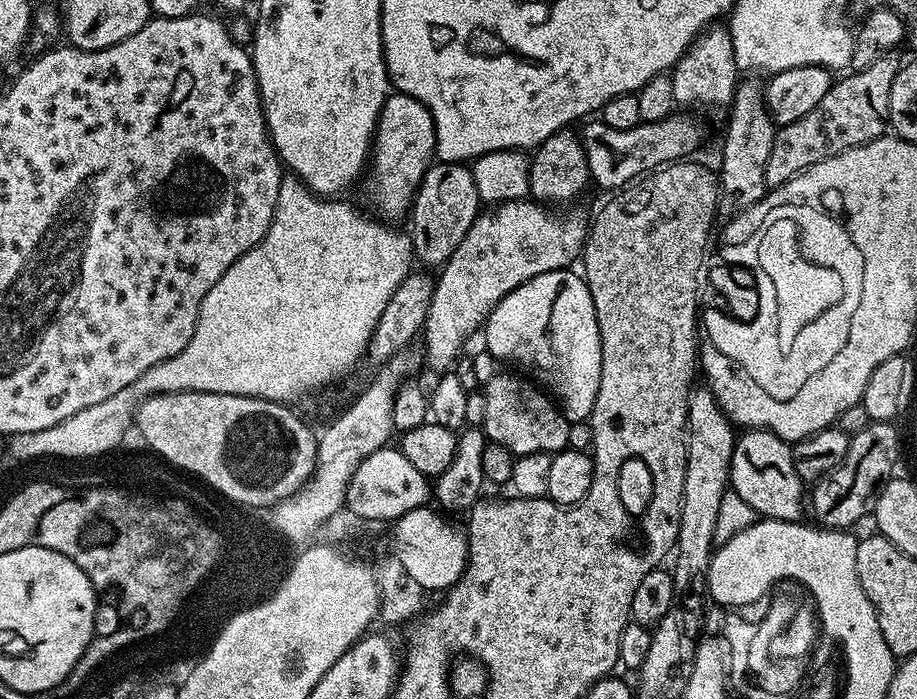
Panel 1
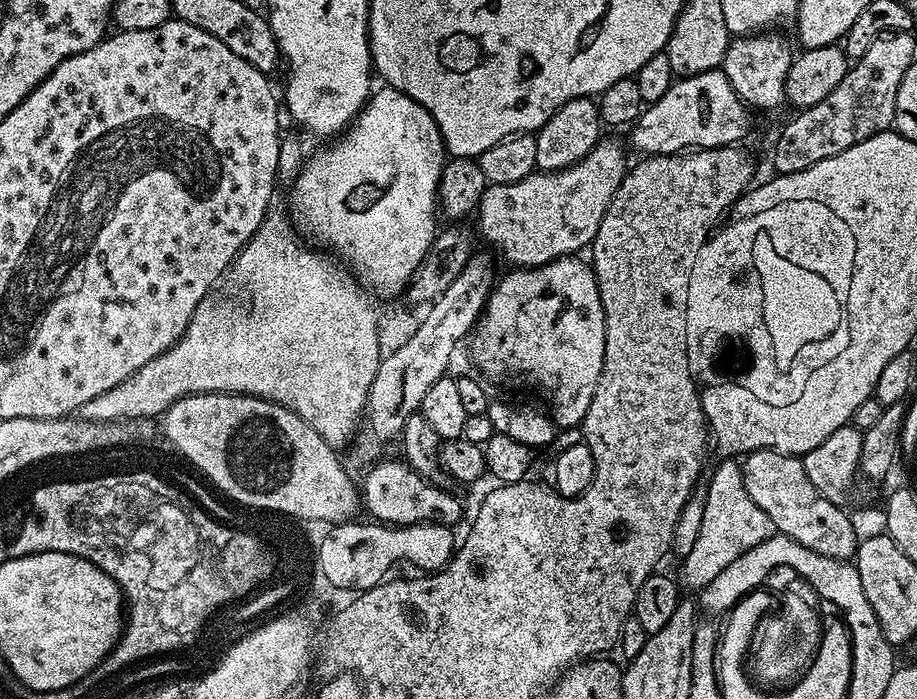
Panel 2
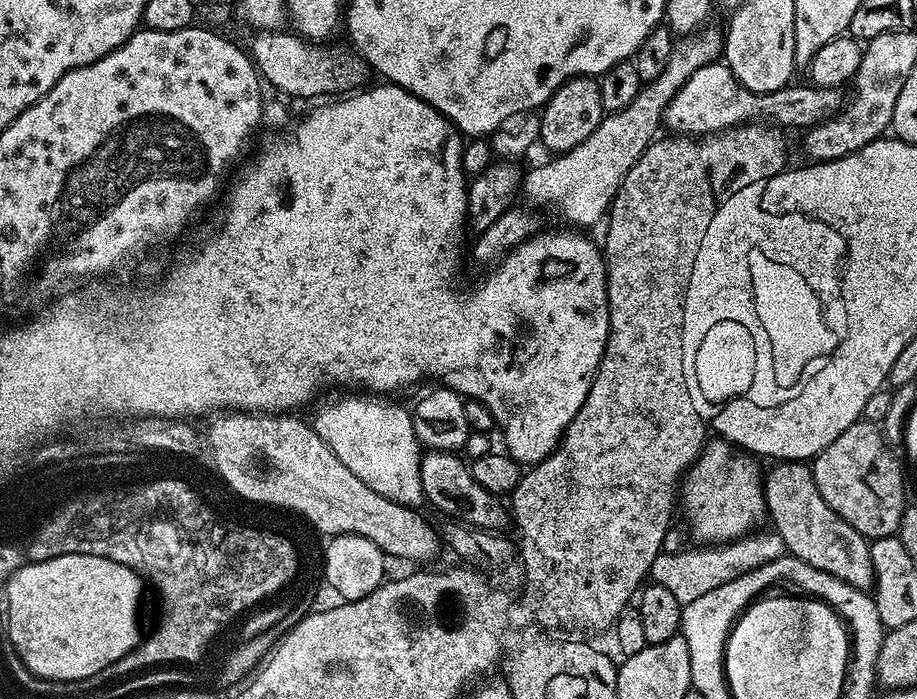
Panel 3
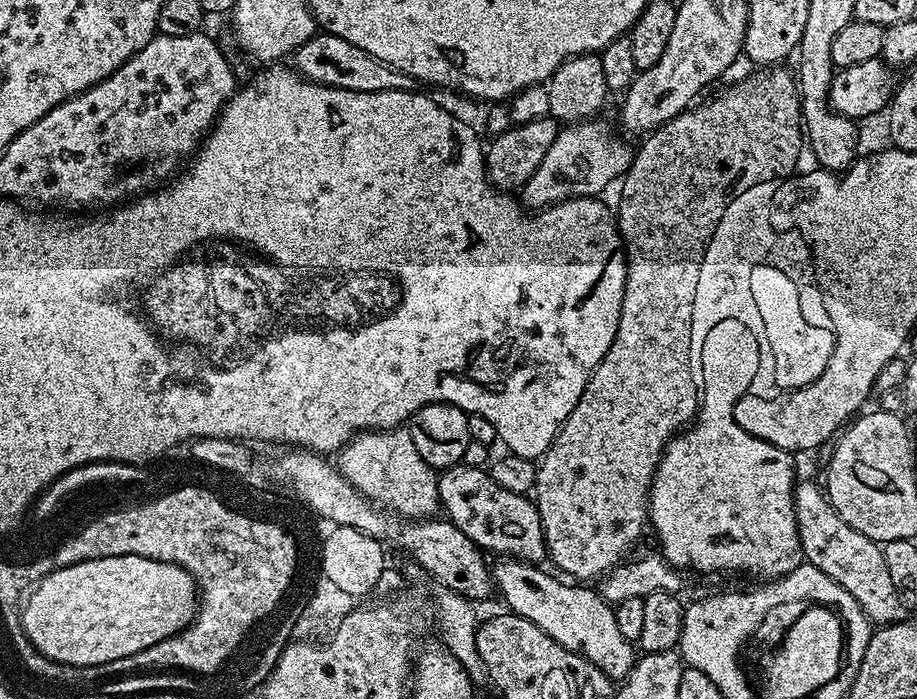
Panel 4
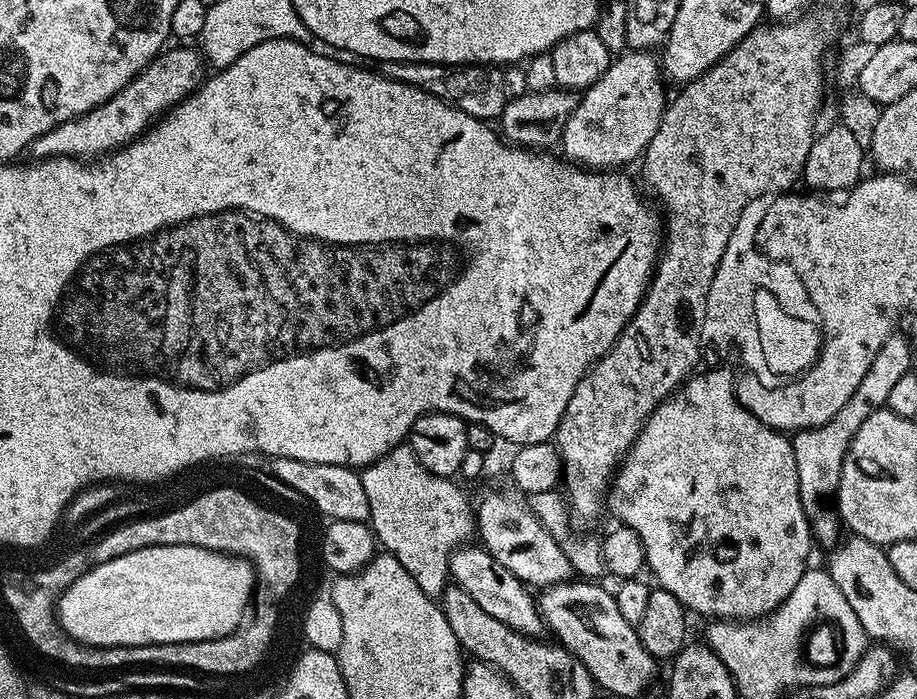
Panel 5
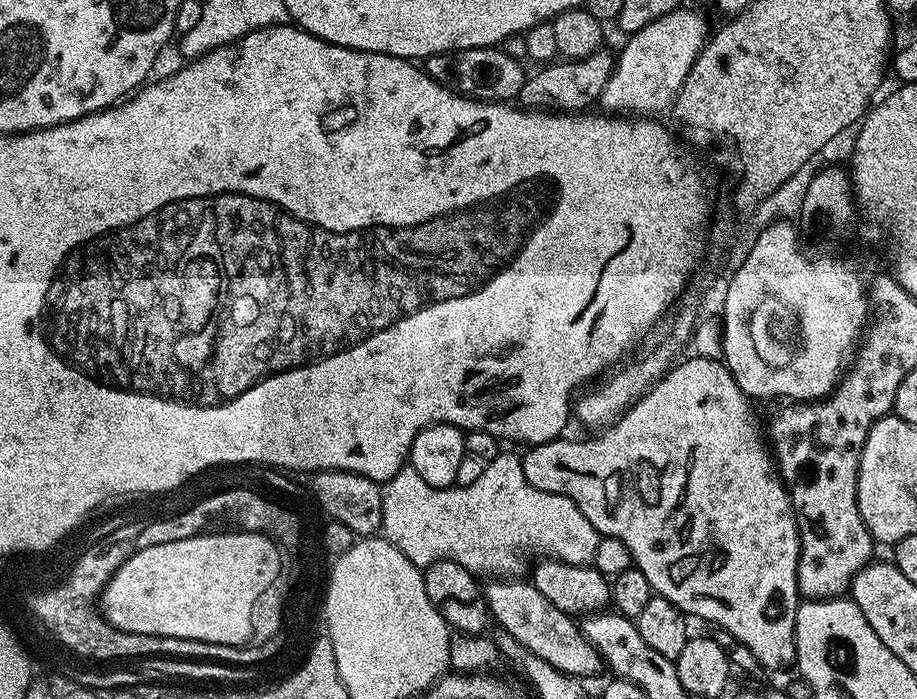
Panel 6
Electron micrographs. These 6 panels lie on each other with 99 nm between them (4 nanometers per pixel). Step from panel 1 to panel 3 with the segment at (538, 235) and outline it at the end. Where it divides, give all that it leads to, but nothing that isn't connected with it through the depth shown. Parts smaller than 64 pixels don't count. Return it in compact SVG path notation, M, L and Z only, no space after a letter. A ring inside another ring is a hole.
M705 27L703 30L683 37L673 47L670 62L666 62L666 70L641 87L638 98L626 106L626 110L618 110L605 115L603 122L578 146L569 152L561 152L555 158L548 158L545 164L523 173L522 196L532 204L553 204L560 211L565 225L575 226L580 230L588 230L591 224L605 219L608 209L612 207L612 199L619 192L626 174L642 158L642 154L657 139L664 122L664 107L678 94L678 90L698 70L707 64L717 63L724 50L724 32L721 29Z

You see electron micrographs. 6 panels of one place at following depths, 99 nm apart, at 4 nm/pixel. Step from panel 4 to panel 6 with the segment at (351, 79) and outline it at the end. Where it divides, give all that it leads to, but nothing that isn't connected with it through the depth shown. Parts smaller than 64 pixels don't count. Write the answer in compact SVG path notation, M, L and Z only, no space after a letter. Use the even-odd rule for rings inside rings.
M500 46L495 48L467 48L457 52L443 52L425 56L422 67L426 75L434 78L444 88L457 92L459 96L469 96L472 100L487 100L490 104L512 102L519 97L526 79L525 65L510 58Z

